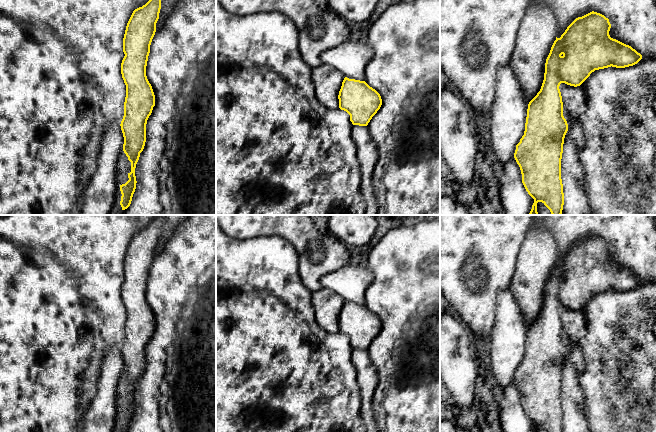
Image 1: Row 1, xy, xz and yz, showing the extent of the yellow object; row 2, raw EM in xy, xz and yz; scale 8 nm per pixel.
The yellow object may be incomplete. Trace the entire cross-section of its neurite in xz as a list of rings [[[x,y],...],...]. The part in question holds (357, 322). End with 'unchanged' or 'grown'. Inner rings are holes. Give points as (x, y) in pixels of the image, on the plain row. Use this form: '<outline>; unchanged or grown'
[[[344,302],[338,319],[339,332],[350,339],[353,349],[367,350],[382,329],[380,318],[365,305]]]; unchanged

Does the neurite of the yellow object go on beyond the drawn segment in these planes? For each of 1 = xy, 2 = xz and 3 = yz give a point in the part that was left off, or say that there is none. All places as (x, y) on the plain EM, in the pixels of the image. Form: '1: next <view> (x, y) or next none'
1: next none
2: next none
3: next none

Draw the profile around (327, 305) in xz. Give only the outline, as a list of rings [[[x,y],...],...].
[[[326,288],[312,291],[311,302],[315,311],[314,321],[325,332],[339,333],[339,315],[345,302],[339,295]]]

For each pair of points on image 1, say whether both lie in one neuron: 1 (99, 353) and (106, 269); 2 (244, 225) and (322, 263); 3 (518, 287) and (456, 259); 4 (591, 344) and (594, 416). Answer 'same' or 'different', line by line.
1: same
2: same
3: different
4: same

